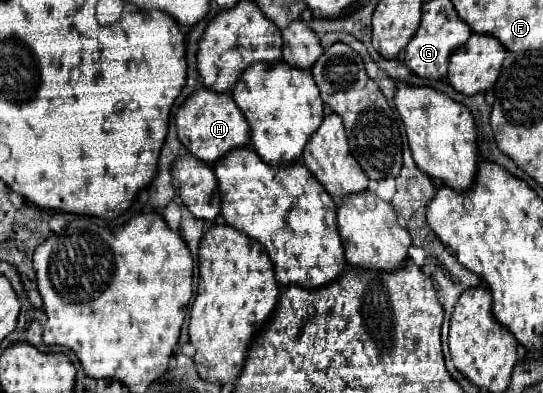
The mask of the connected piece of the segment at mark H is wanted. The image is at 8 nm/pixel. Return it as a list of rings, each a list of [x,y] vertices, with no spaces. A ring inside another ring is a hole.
[[[210,88],[196,90],[184,102],[184,106],[180,106],[176,114],[176,128],[178,128],[178,138],[182,146],[188,150],[188,154],[192,154],[194,158],[198,158],[208,166],[224,158],[228,152],[250,144],[250,126],[240,108],[236,106],[236,102],[232,100],[232,96],[212,92]]]

